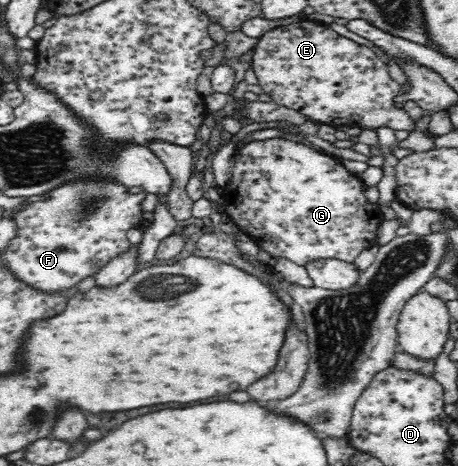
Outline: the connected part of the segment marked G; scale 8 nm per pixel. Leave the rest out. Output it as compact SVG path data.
M278 137L261 141L251 141L245 144L242 154L237 156L235 165L233 166L231 180L222 188L222 205L225 209L226 218L234 221L234 224L239 227L241 232L249 235L264 252L267 252L274 258L282 256L282 258L288 258L288 260L300 266L304 266L308 260L318 259L338 259L352 264L362 251L375 246L376 232L378 232L378 228L380 228L380 225L384 222L384 213L382 210L380 210L376 203L371 204L368 202L366 196L364 196L366 187L363 180L356 174L346 170L339 162L339 159L320 150L313 149L308 145L295 143L290 141L290 139Z

